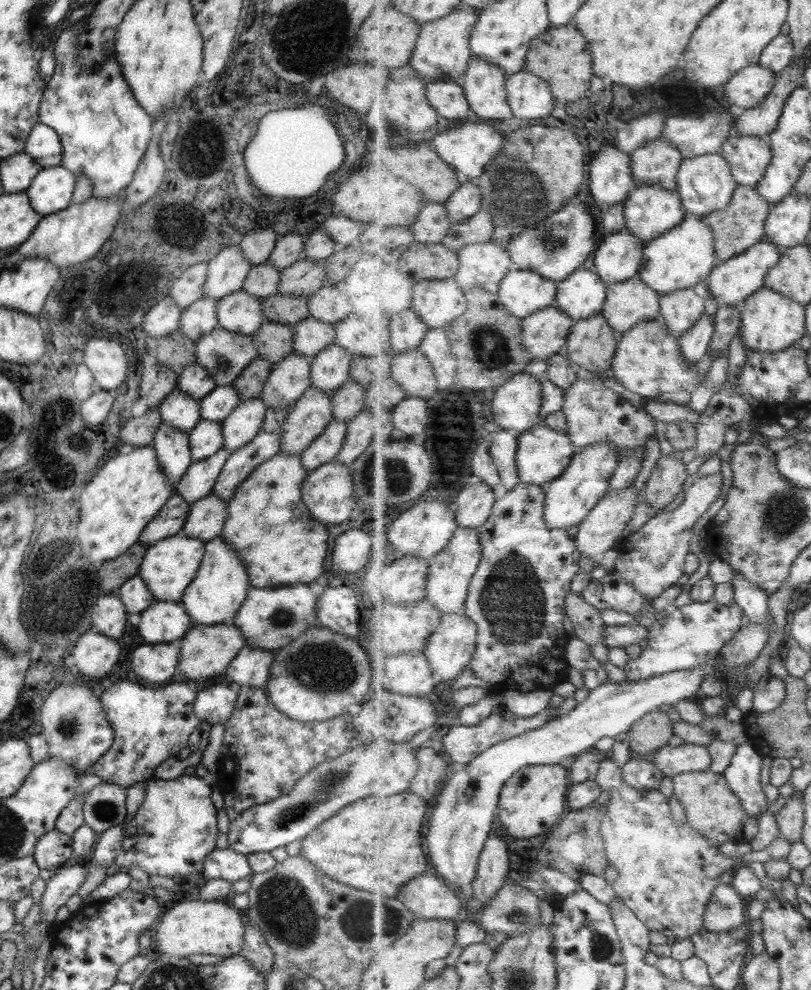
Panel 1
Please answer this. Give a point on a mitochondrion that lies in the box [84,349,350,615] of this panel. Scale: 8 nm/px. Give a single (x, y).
(221, 366)

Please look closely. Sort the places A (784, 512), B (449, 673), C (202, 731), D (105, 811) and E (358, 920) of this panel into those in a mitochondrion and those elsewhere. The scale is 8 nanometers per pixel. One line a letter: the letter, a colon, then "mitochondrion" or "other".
A: mitochondrion
B: other
C: other
D: mitochondrion
E: mitochondrion

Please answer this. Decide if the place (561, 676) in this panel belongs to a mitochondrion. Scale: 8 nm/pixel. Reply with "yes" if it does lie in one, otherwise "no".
no

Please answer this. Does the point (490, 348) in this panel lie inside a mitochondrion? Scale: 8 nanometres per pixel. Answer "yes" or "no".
yes

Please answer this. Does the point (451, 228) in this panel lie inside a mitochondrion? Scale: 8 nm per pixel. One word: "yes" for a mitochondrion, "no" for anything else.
no

